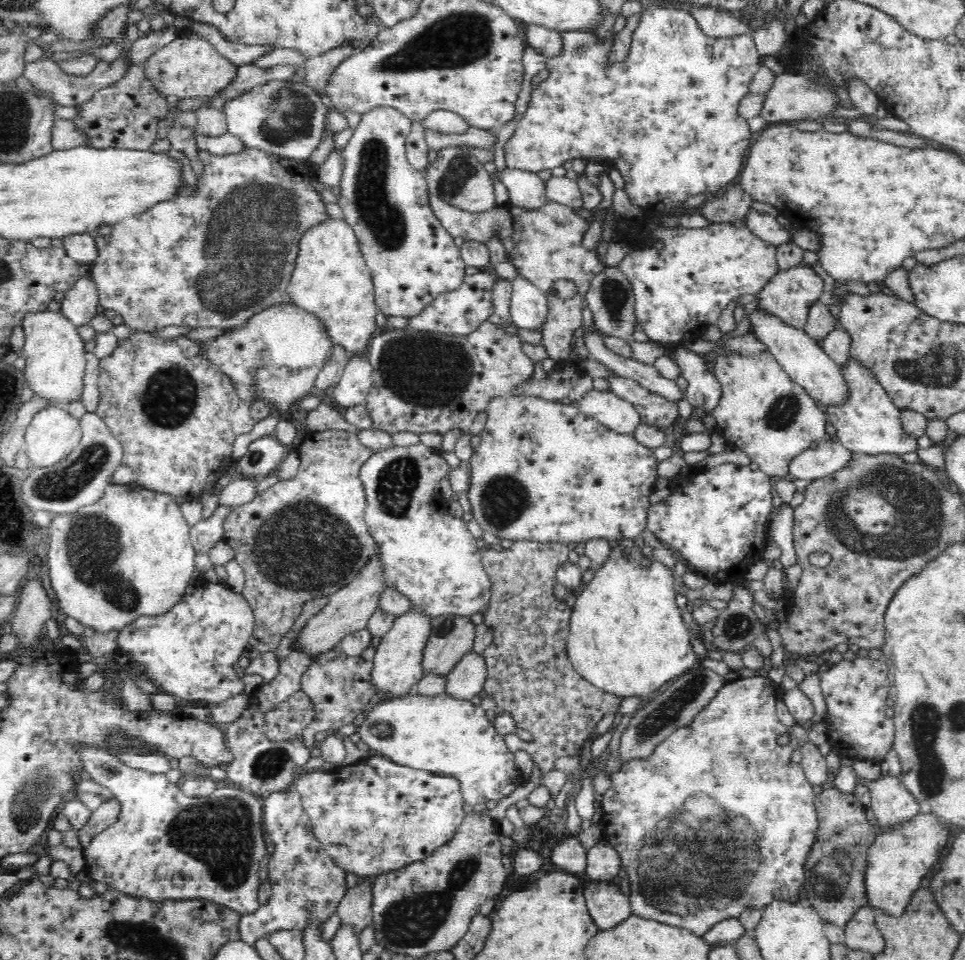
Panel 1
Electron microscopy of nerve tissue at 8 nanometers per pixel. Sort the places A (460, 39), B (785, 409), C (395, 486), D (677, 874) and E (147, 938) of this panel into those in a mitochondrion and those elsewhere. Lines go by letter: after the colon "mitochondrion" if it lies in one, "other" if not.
A: mitochondrion
B: mitochondrion
C: mitochondrion
D: mitochondrion
E: mitochondrion

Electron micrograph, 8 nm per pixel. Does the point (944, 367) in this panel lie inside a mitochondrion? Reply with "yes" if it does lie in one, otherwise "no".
yes

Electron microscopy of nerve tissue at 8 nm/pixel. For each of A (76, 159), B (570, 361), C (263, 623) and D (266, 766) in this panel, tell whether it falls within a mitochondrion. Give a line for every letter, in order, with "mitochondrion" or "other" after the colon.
A: other
B: other
C: other
D: mitochondrion

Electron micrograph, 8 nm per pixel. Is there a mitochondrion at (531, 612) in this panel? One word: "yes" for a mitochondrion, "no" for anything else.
no

